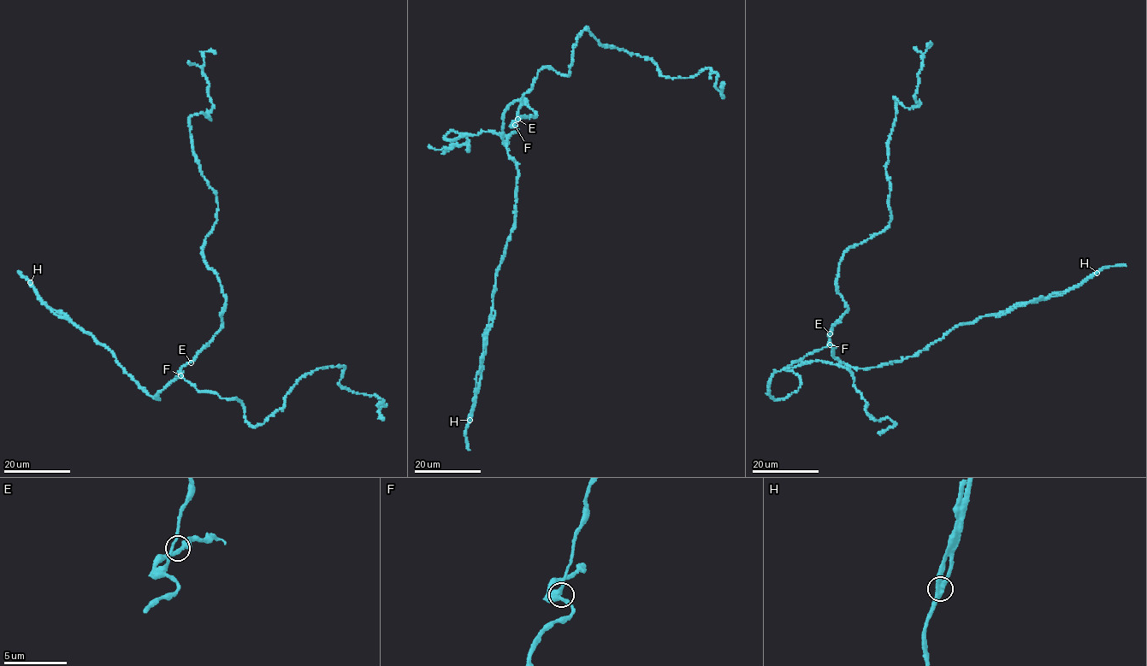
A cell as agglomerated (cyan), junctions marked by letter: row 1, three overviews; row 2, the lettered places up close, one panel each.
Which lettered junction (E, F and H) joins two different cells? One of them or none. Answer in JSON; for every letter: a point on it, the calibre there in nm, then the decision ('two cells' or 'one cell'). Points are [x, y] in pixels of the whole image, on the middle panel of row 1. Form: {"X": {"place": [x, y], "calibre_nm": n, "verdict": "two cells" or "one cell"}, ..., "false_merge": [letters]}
{"E": {"place": [517, 119], "calibre_nm": 240, "verdict": "one cell"}, "F": {"place": [515, 125], "calibre_nm": 360, "verdict": "one cell"}, "H": {"place": [470, 420], "calibre_nm": 480, "verdict": "two cells"}, "false_merge": ["H"]}

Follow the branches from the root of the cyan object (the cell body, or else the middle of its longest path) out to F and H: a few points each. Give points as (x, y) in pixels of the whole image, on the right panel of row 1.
F: (830, 332), (830, 344)
H: (830, 332), (835, 357), (853, 368), (873, 368), (917, 356), (959, 324), (1073, 288), (1096, 272)

